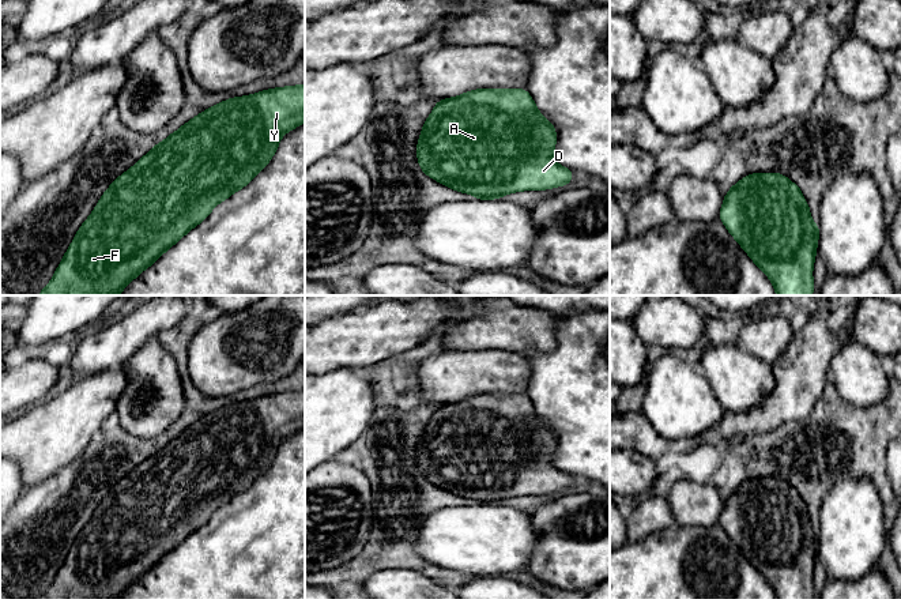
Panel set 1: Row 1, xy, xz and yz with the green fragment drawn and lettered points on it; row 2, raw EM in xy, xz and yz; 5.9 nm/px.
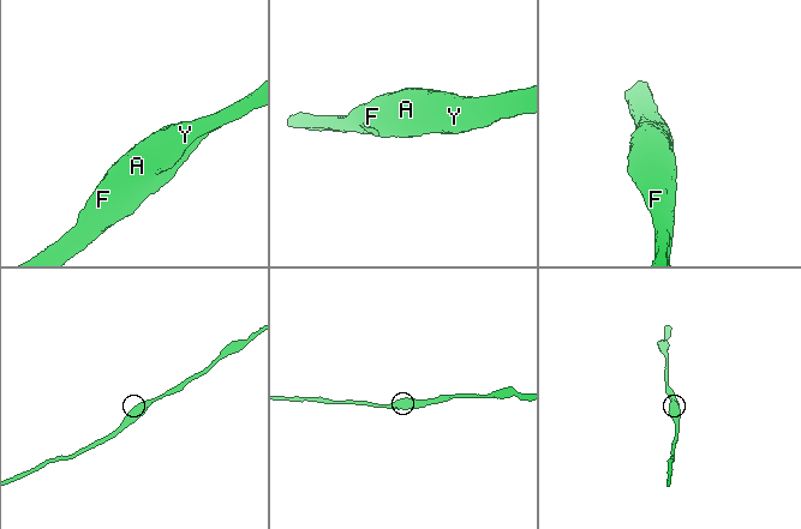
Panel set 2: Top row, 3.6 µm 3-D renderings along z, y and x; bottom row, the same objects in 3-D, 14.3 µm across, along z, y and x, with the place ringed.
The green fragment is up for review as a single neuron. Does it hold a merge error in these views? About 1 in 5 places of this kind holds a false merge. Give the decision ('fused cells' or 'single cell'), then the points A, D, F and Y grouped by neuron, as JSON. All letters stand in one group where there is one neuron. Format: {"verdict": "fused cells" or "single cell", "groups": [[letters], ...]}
{"verdict": "single cell", "groups": [["A", "D", "F", "Y"]]}

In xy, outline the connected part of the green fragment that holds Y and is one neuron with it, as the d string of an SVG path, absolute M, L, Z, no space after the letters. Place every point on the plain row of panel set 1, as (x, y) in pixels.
M305 388L229 403L182 429L118 481L79 532L52 585L39 599L120 599L212 513L248 490L272 464L283 440L305 427Z

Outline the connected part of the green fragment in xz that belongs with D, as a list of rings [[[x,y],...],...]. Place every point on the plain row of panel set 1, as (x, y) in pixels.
[[[476,393],[436,407],[422,432],[416,449],[416,464],[422,478],[450,494],[471,498],[479,505],[501,504],[519,496],[543,496],[573,487],[573,475],[553,464],[557,434],[536,414],[525,393]]]

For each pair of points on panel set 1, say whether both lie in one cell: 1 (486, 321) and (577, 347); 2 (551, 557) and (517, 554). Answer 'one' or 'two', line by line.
1: two
2: two

